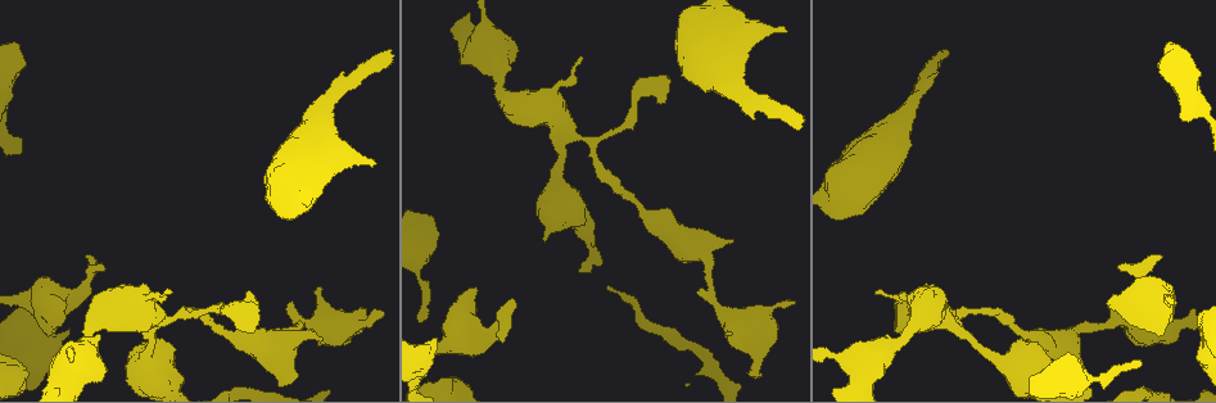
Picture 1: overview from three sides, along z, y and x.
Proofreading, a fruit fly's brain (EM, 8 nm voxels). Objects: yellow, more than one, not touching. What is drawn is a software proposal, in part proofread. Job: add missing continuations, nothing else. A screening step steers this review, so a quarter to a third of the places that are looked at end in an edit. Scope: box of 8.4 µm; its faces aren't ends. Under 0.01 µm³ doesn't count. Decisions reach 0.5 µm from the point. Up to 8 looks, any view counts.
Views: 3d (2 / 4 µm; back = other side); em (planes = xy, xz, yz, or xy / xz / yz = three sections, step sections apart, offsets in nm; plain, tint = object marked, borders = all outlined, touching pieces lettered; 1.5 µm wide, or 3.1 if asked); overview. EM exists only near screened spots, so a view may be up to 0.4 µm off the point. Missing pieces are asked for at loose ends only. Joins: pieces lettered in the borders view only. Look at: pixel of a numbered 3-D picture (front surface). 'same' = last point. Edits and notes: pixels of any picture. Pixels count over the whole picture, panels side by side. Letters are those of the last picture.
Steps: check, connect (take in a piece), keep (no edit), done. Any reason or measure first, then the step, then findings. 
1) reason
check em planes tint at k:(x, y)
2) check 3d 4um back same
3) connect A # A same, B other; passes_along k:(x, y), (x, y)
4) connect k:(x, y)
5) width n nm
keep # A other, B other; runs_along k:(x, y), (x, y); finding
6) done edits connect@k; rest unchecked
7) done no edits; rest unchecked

check em planes borders at 1:(783, 30)

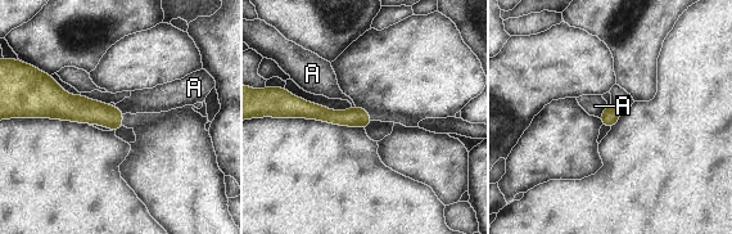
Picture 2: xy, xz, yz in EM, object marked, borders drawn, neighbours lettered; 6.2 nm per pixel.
keep # A other; runs_along 2:(288, 112), (315, 111), (367, 120); none of them fits

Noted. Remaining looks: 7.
branch stops here
check 3d 4um at 1:(320, 339)

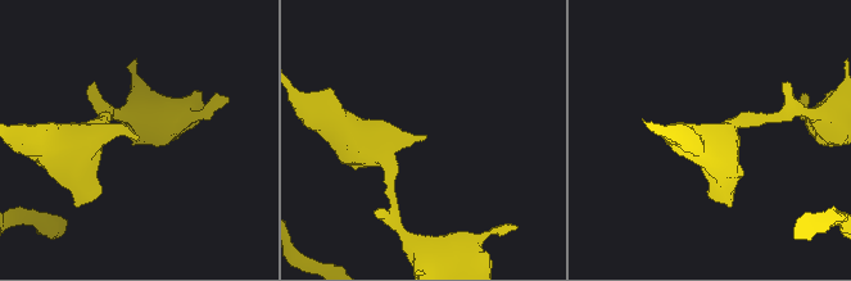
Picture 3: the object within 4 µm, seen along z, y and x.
check em planes borders at 3:(137, 137)

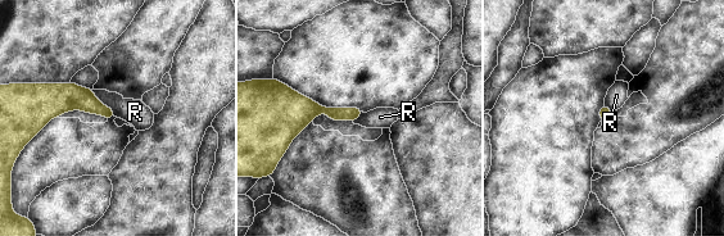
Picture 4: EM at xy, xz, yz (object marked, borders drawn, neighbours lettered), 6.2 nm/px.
longest_contact R 240 nm
keep # R other; none of them fits

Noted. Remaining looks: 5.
stops while still wide
check em planes borders at 1:(1110, 299)

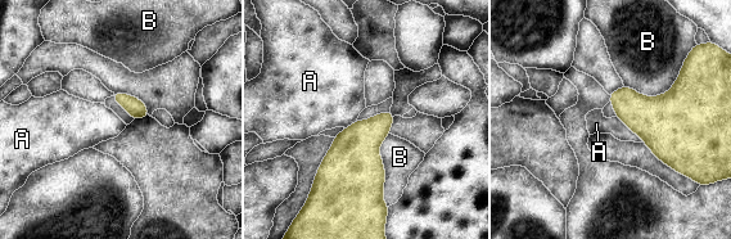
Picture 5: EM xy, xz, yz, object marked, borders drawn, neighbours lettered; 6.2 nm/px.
keep # A other, B other; none of them fits

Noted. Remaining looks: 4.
done no edits; rest unchecked

